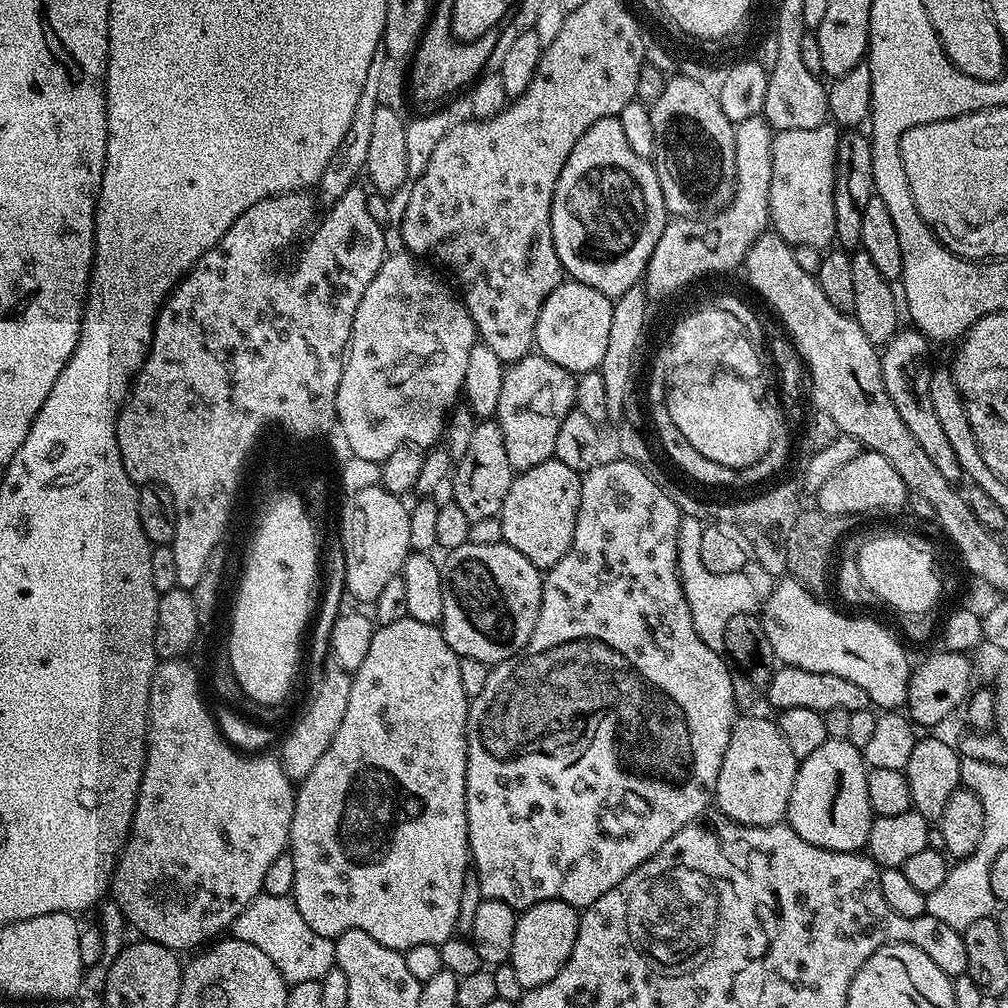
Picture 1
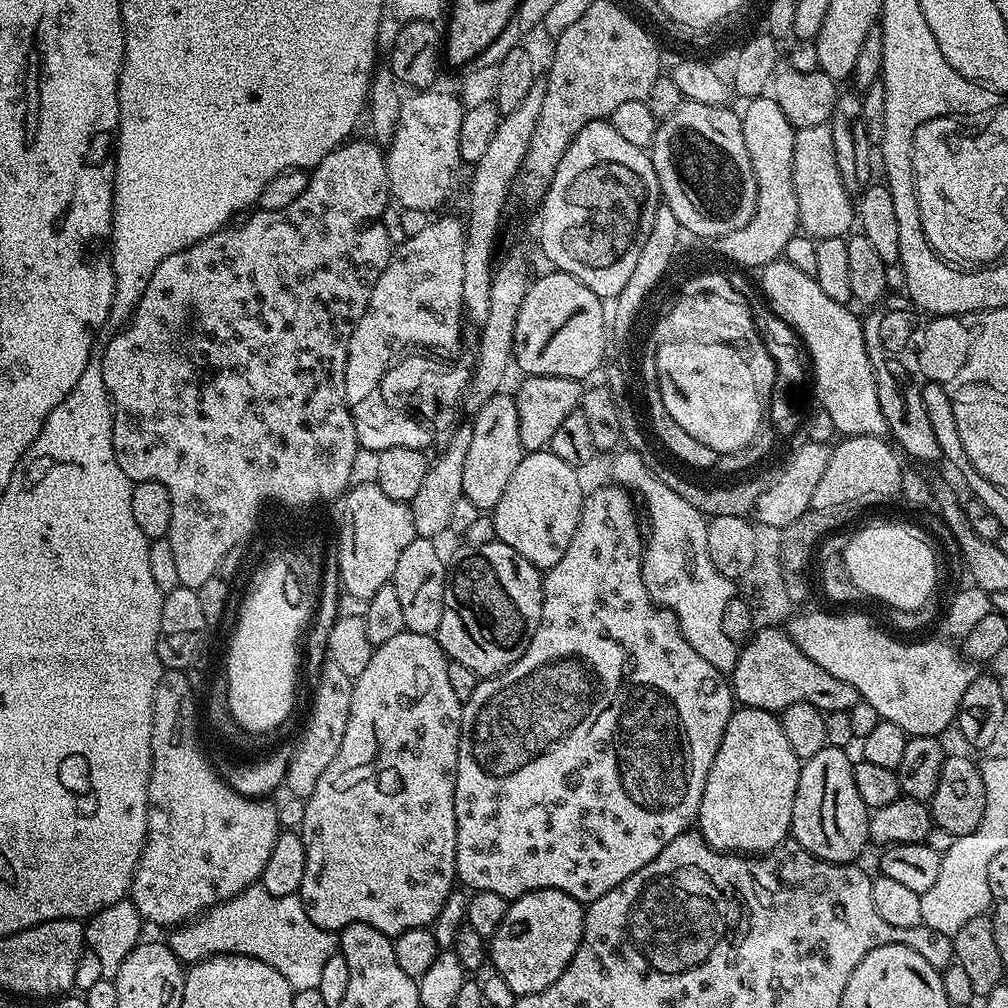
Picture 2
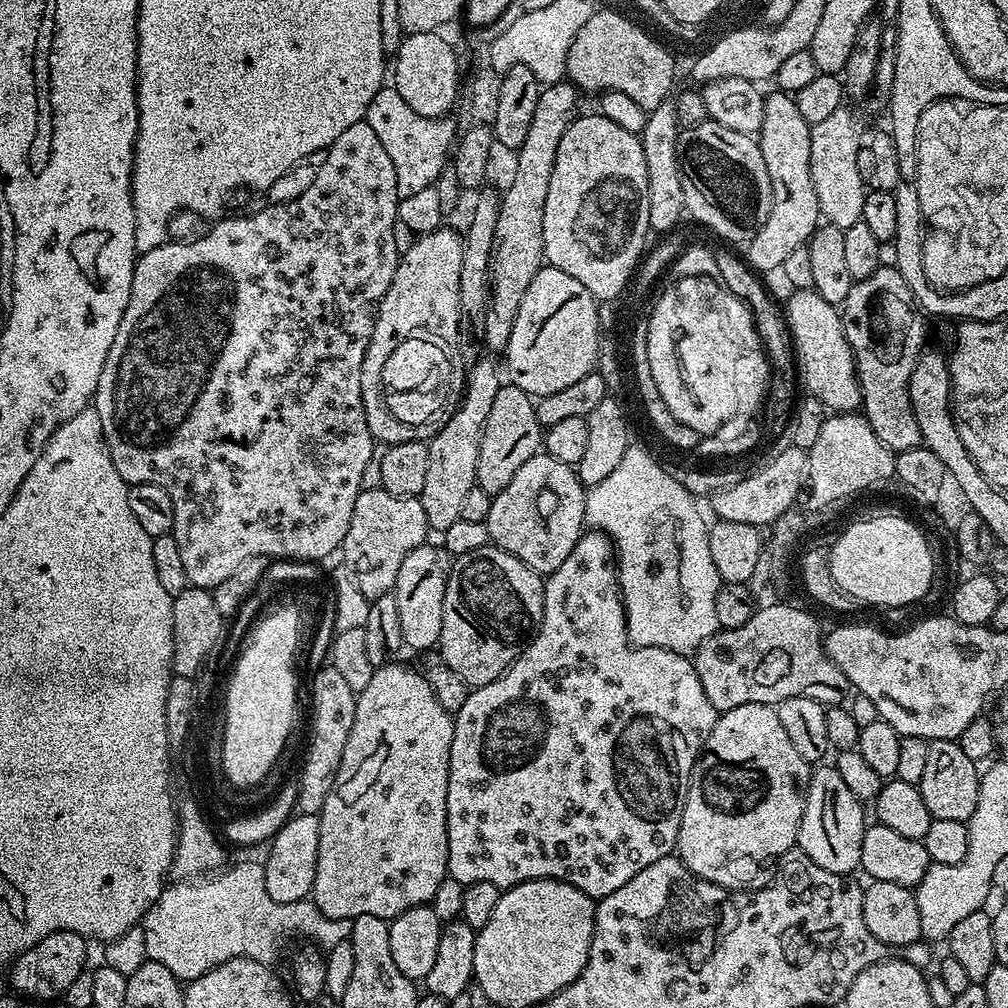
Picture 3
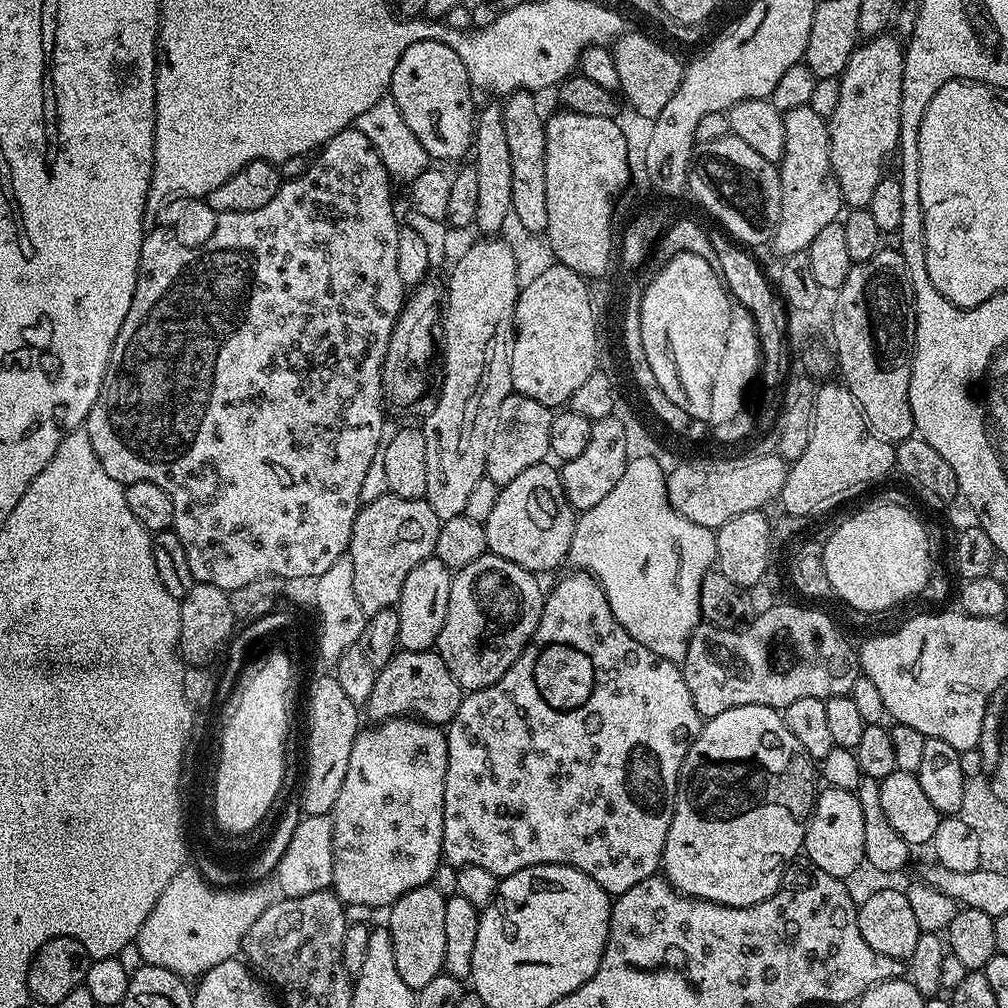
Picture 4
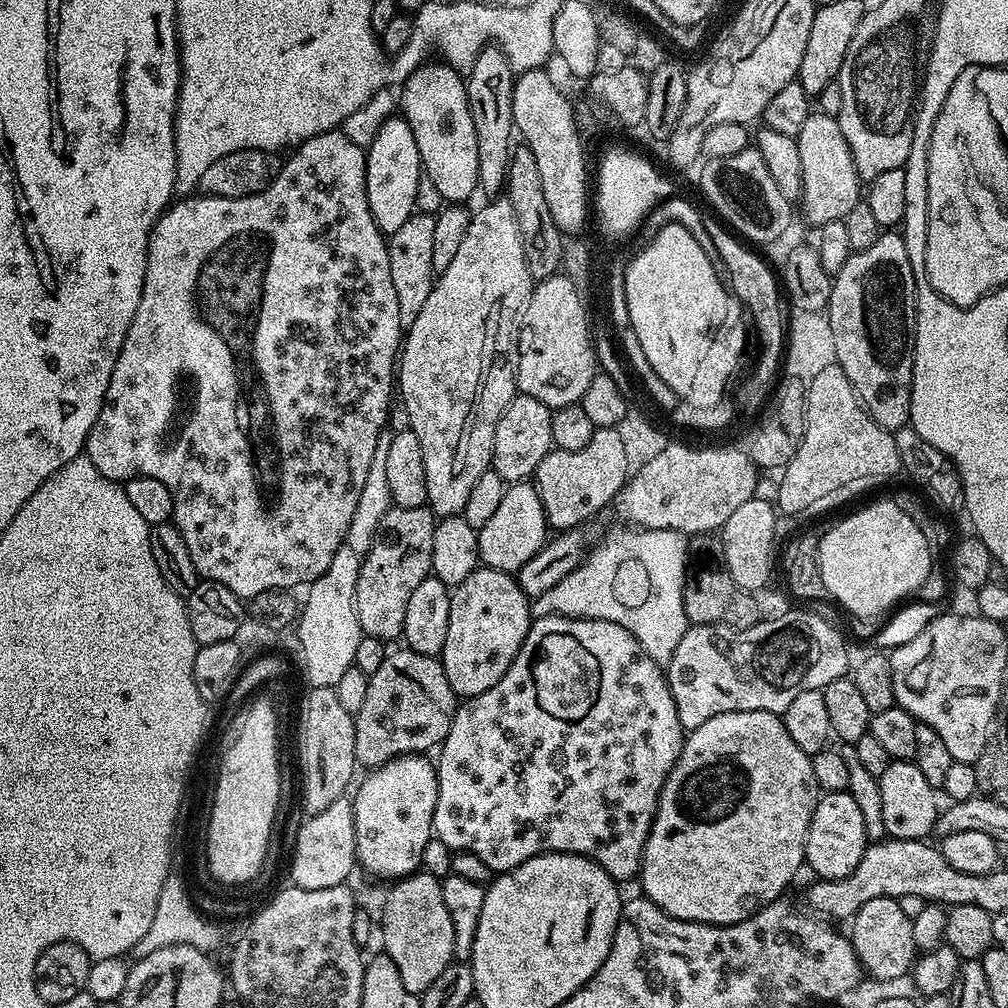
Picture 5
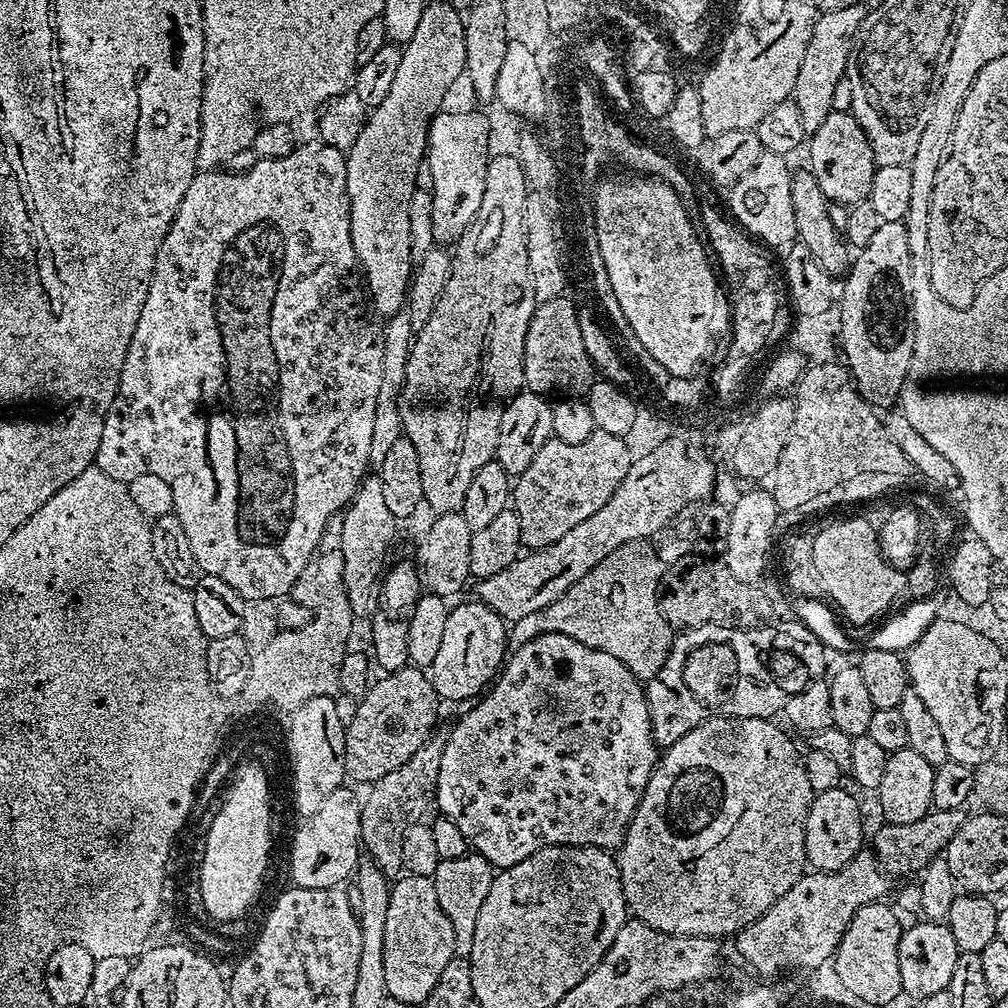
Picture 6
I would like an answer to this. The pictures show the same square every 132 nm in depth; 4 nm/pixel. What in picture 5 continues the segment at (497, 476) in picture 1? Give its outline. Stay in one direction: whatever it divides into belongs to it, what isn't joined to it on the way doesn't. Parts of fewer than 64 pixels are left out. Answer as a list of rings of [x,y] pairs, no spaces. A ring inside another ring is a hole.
[[[516,395],[510,406],[506,406],[494,430],[491,471],[500,475],[505,482],[527,481],[535,473],[538,462],[542,462],[542,458],[546,458],[546,454],[554,447],[550,434],[552,414],[553,409],[538,402],[538,398]]]

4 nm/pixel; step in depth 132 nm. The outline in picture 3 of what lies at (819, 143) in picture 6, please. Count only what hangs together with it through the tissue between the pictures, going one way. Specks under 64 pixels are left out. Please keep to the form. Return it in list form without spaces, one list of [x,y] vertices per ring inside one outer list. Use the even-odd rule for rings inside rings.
[[[779,90],[769,91],[764,97],[764,117],[758,133],[762,158],[766,158],[766,170],[772,179],[772,209],[762,222],[762,226],[754,234],[752,240],[747,241],[748,256],[746,260],[757,273],[776,272],[786,262],[786,257],[794,250],[805,247],[808,239],[814,234],[814,230],[821,223],[820,207],[818,206],[818,194],[814,194],[814,182],[810,182],[810,134],[812,125],[802,118],[798,111],[795,99],[789,93]]]

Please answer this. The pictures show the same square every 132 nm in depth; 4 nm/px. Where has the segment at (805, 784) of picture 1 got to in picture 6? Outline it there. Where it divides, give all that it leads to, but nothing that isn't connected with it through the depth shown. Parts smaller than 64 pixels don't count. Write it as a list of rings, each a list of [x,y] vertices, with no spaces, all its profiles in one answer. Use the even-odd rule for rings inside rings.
[[[841,786],[813,795],[812,805],[806,814],[804,827],[804,845],[808,855],[808,864],[817,872],[842,870],[850,858],[857,856],[865,847],[864,820],[860,817],[860,804]]]

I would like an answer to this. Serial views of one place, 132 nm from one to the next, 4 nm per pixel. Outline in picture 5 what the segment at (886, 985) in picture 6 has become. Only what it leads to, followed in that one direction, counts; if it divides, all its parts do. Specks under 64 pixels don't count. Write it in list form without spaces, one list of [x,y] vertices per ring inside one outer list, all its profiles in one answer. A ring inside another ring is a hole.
[[[870,898],[850,921],[850,939],[860,966],[871,979],[899,978],[911,973],[918,955],[913,937],[913,917],[902,911],[899,900],[890,898]]]

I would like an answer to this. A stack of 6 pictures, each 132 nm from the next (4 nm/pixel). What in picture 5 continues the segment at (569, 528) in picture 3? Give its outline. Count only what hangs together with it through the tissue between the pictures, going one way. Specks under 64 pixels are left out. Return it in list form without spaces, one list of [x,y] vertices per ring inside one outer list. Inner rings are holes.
[[[509,483],[502,494],[502,502],[498,510],[490,518],[490,522],[486,522],[486,526],[478,530],[480,564],[485,568],[519,573],[520,568],[526,566],[526,562],[530,562],[534,554],[538,554],[538,550],[549,536],[550,525],[535,483]]]

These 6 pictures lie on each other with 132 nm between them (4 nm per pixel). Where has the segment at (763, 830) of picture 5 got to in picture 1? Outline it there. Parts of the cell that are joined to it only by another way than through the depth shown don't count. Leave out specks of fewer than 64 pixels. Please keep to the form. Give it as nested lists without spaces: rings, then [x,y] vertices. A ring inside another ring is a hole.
[[[744,714],[737,719],[726,746],[726,754],[722,754],[722,770],[718,770],[714,804],[728,815],[725,817],[731,823],[764,828],[767,824],[781,823],[787,817],[790,790],[794,786],[798,761],[790,751],[790,746],[786,746],[786,738],[782,738],[779,727],[773,721],[771,724],[764,716],[748,715],[752,714]]]

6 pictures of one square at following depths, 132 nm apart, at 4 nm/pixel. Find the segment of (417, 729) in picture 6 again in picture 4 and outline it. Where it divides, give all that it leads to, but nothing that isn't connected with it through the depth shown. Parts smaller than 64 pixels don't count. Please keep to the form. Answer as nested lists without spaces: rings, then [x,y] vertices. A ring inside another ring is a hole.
[[[397,651],[396,657],[376,673],[373,690],[366,703],[366,716],[372,722],[383,722],[393,718],[415,718],[426,724],[446,726],[458,714],[462,699],[460,683],[450,674],[446,662],[439,652]]]

